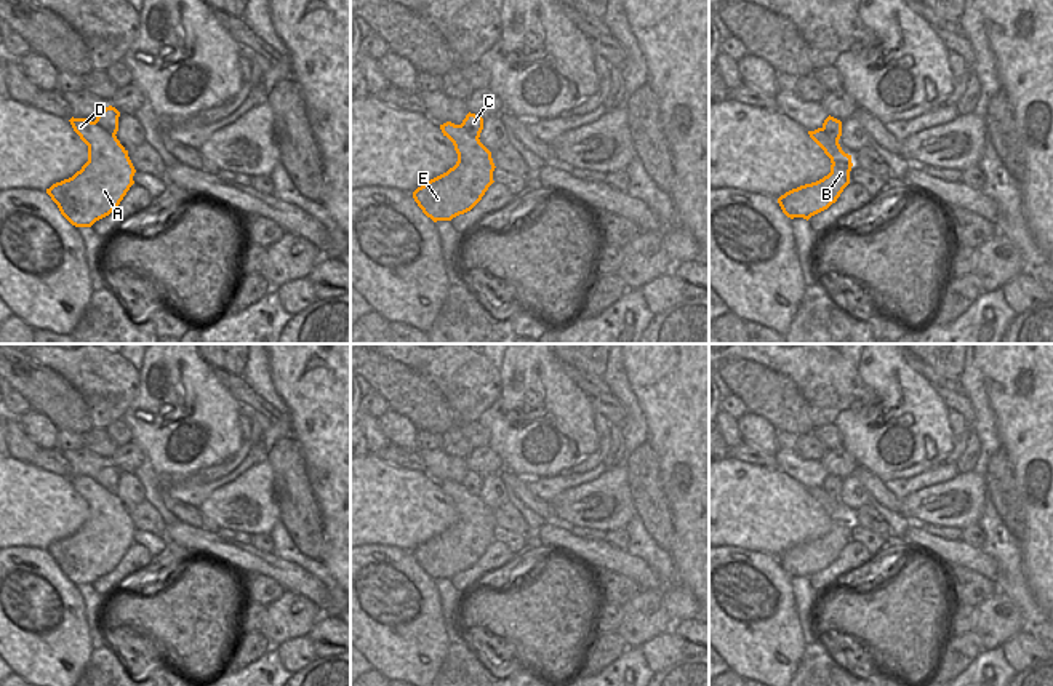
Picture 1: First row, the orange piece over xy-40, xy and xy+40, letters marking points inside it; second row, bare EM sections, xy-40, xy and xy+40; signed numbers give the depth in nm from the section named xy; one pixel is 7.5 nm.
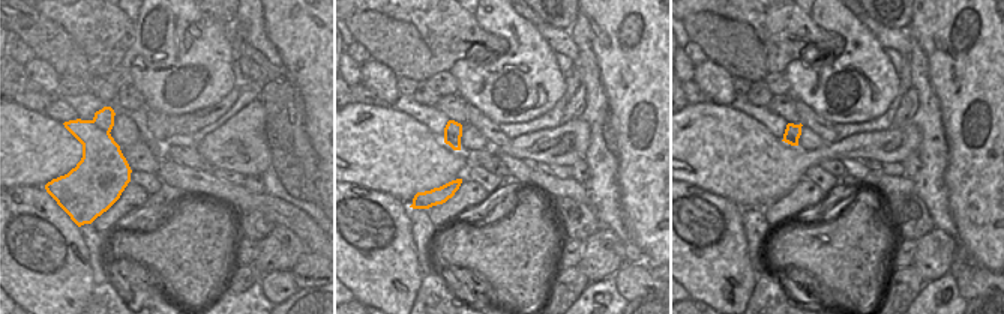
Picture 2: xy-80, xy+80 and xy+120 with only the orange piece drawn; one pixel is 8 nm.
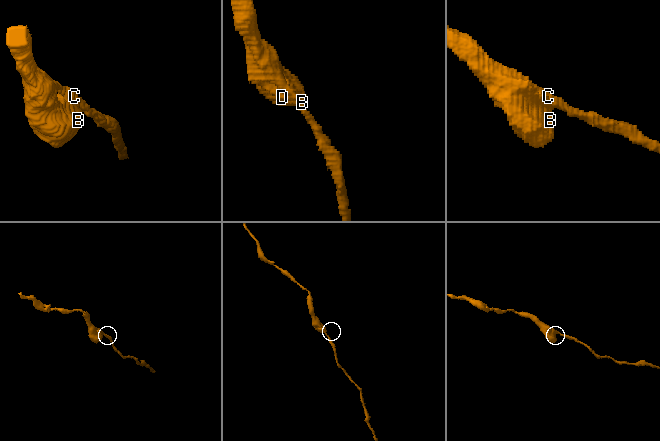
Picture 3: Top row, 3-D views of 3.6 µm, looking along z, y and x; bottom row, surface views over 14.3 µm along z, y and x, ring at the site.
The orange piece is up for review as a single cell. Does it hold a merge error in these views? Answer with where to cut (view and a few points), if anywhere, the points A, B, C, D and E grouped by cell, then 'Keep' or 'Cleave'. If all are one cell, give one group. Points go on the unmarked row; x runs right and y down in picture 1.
No split. Groups: A B C D E. Keep.

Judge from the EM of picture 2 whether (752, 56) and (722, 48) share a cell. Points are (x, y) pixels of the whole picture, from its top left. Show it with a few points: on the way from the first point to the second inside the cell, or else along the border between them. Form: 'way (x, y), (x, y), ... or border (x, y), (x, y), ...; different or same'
way (745, 56), (736, 48), (730, 48); same

